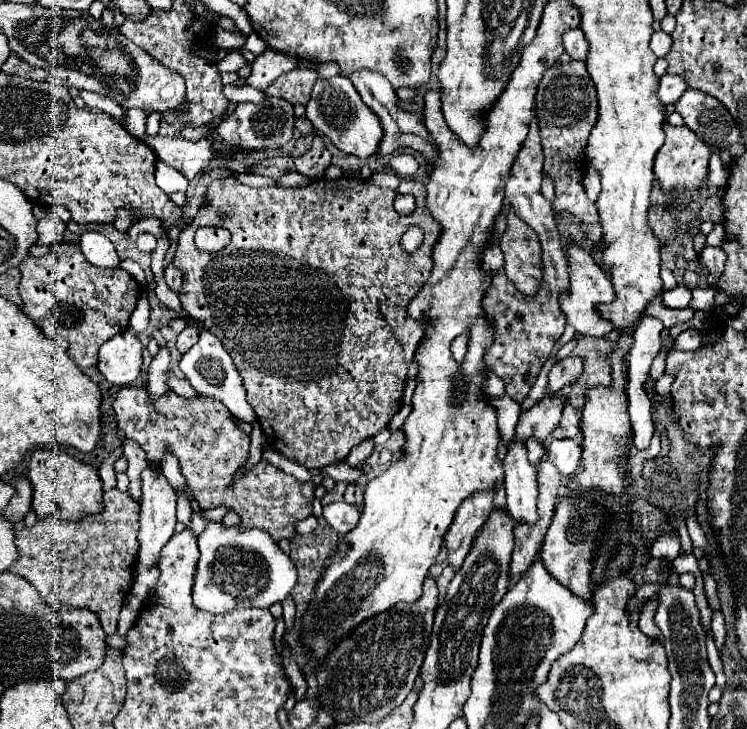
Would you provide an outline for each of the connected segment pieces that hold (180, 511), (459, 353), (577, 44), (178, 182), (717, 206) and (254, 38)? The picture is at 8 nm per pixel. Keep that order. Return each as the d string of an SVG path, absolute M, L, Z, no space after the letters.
M176 490L176 496L177 496L177 506L176 506L177 521L183 523L186 527L189 527L192 516L192 506L189 501L189 497L184 492L178 492L178 490Z
M466 334L458 336L458 338L452 342L452 356L454 356L456 360L462 360L462 358L464 358L464 354L466 354L466 342L468 342L468 336L466 336Z
M580 28L568 30L564 34L564 50L572 60L586 60L588 54L588 40Z
M156 164L156 186L160 190L164 190L166 194L174 194L174 192L186 192L188 188L188 178L184 178L184 174L176 172L174 168L168 168L168 164Z
M710 196L704 202L704 208L700 210L700 222L710 220L710 222L722 222L722 200L718 196Z
M252 33L248 36L243 47L257 56L264 52L267 44L256 33Z

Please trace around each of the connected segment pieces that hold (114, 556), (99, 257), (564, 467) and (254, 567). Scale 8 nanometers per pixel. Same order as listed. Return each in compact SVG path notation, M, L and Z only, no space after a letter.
M113 488L104 492L104 508L98 514L84 514L80 520L60 520L52 516L36 520L36 524L30 528L24 526L16 536L20 560L10 566L10 572L26 578L50 606L64 604L96 612L100 616L104 632L112 636L116 632L124 596L128 596L132 584L132 572L138 554L139 506L130 496Z
M84 232L80 248L82 248L86 260L94 266L102 266L102 268L120 266L120 258L118 258L112 242L100 232Z
M550 440L546 448L546 456L552 460L552 464L558 468L562 476L574 474L578 470L580 460L580 444L578 440Z
M210 524L198 536L198 548L200 560L192 586L192 600L198 610L226 614L236 608L270 608L282 602L296 584L296 566L264 530Z

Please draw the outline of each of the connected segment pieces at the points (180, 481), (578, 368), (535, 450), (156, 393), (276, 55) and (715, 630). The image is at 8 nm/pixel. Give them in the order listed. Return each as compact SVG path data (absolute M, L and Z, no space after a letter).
M172 452L164 454L164 460L160 462L160 468L162 468L162 474L166 476L166 480L170 482L172 488L182 488L186 484L182 474L180 474L180 468L178 468L178 458Z
M568 356L556 362L548 374L548 394L556 396L566 384L572 384L582 374L582 360L576 356Z
M530 440L526 448L528 448L528 460L530 460L530 464L538 468L538 466L542 464L542 456L544 456L544 446L542 446L542 444L538 442L538 440L536 440L536 442L534 442L534 440Z
M166 346L160 348L160 352L156 354L156 358L152 360L150 368L148 368L148 394L150 400L160 398L166 390L170 390L168 386L168 370L170 370L170 352Z
M270 48L262 56L256 58L252 72L246 78L246 84L258 90L266 90L278 76L290 72L292 68L296 68L296 58Z
M712 612L712 634L716 640L716 648L720 648L726 636L726 626L724 626L724 616L718 612Z

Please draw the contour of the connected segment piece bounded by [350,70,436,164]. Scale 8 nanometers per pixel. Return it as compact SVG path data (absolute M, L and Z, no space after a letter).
M370 70L354 72L354 74L350 76L350 80L352 80L352 84L356 86L356 90L358 90L361 99L364 100L364 104L366 104L366 106L380 118L380 122L382 122L384 138L382 138L382 144L380 144L380 150L378 150L380 156L390 154L394 148L414 148L414 150L418 150L418 152L422 152L422 154L426 156L428 164L432 164L432 162L434 162L434 156L436 156L434 142L432 142L432 138L430 138L426 126L424 126L416 116L412 116L412 114L408 114L408 112L404 112L404 110L398 108L398 96L396 96L392 84L390 84L384 76L376 74L376 72L370 72Z

